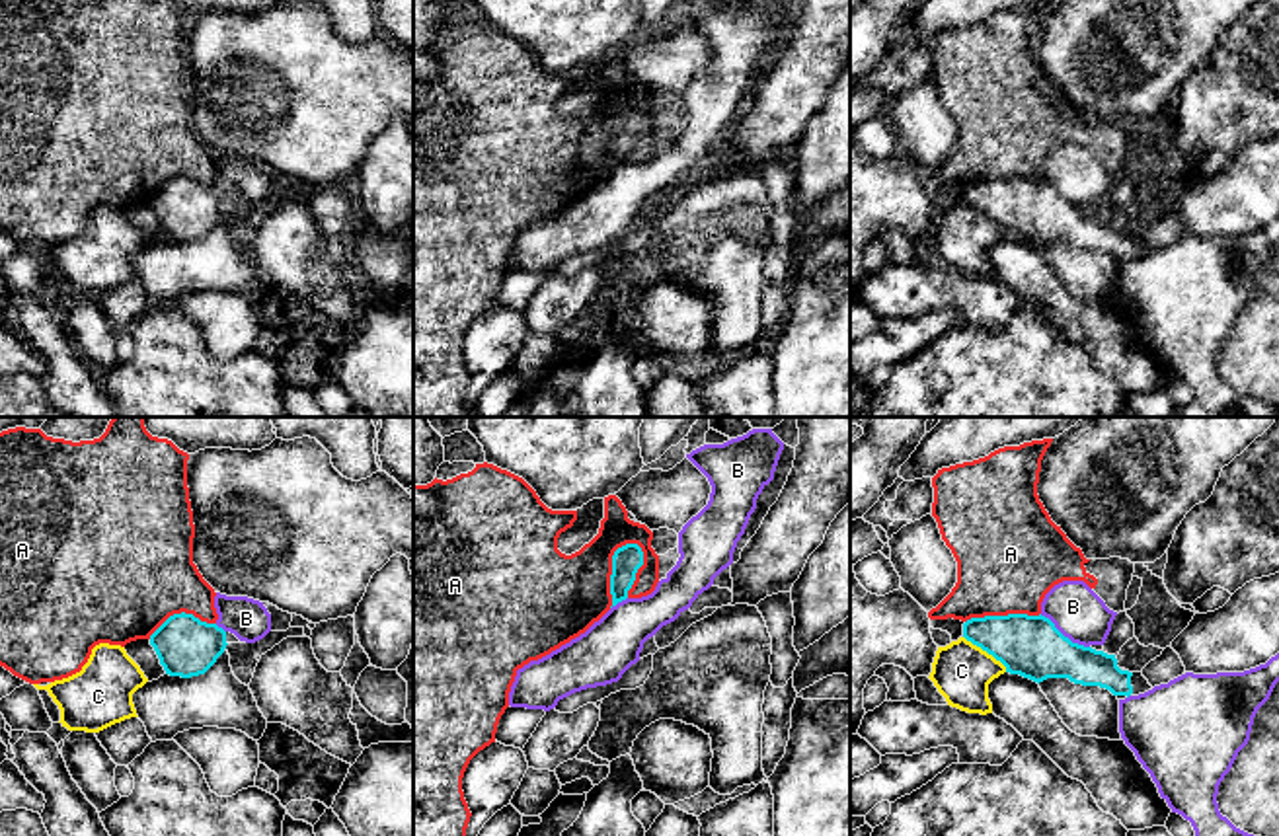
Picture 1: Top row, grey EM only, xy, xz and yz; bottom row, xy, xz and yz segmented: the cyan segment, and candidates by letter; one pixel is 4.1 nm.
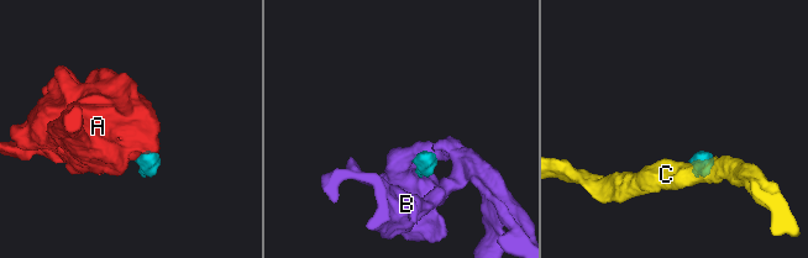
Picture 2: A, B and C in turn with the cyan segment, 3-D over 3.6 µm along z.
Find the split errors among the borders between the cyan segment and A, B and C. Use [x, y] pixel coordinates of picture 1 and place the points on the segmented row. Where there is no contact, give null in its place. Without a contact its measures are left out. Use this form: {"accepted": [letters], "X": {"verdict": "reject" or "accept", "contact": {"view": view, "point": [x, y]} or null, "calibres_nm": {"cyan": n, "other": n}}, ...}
{"accepted": [], "A": {"verdict": "reject", "contact": {"view": "xz", "point": [613, 570]}, "calibres_nm": {"cyan": 120, "other": 360}}, "B": {"verdict": "reject", "contact": {"view": "yz", "point": [1063, 636]}, "calibres_nm": {"cyan": 260, "other": 220}}, "C": {"verdict": "reject", "contact": {"view": "yz", "point": [987, 651]}, "calibres_nm": {"cyan": 260, "other": 240}}}

